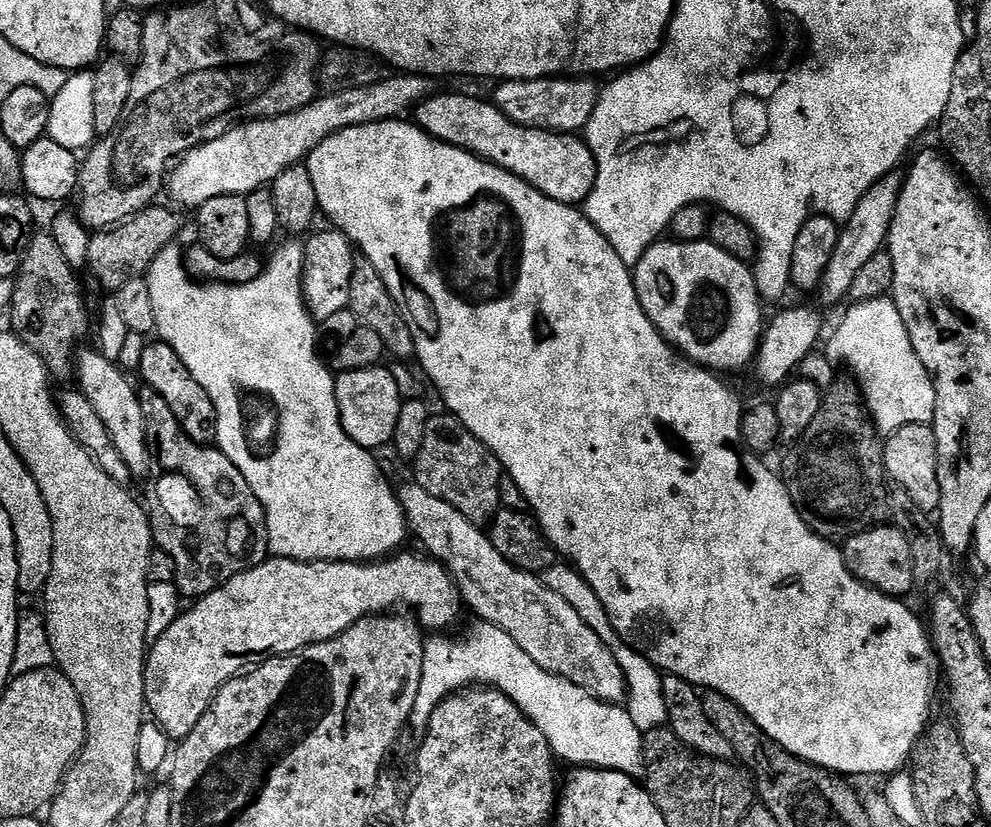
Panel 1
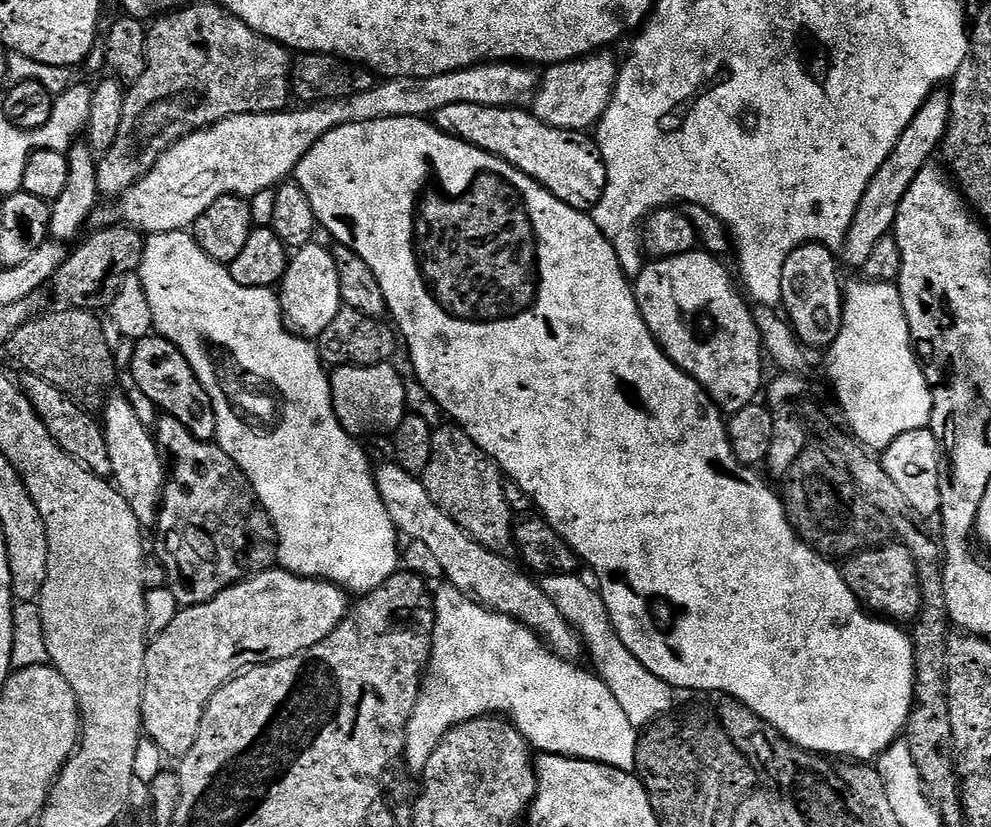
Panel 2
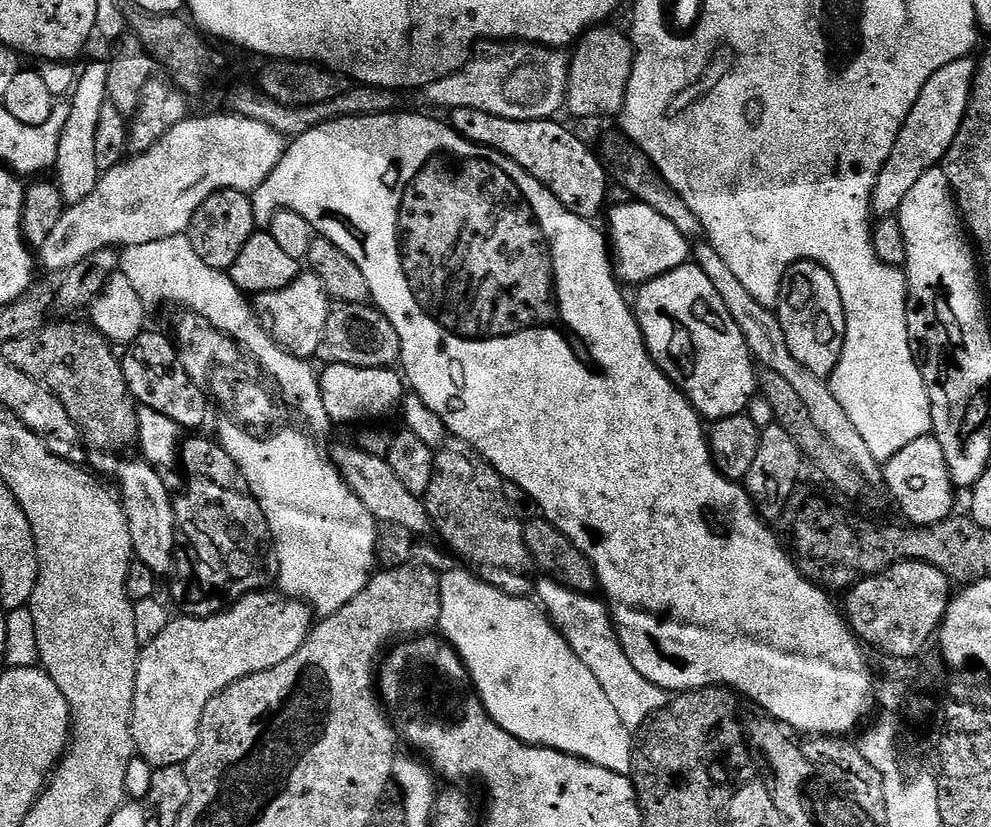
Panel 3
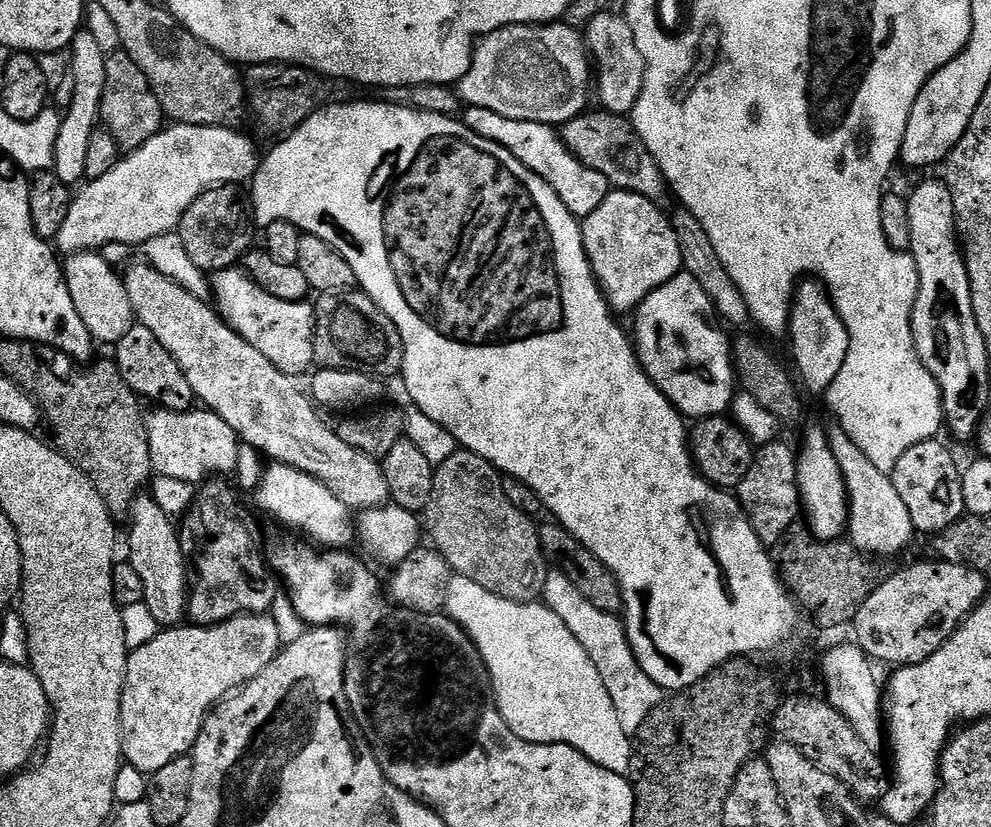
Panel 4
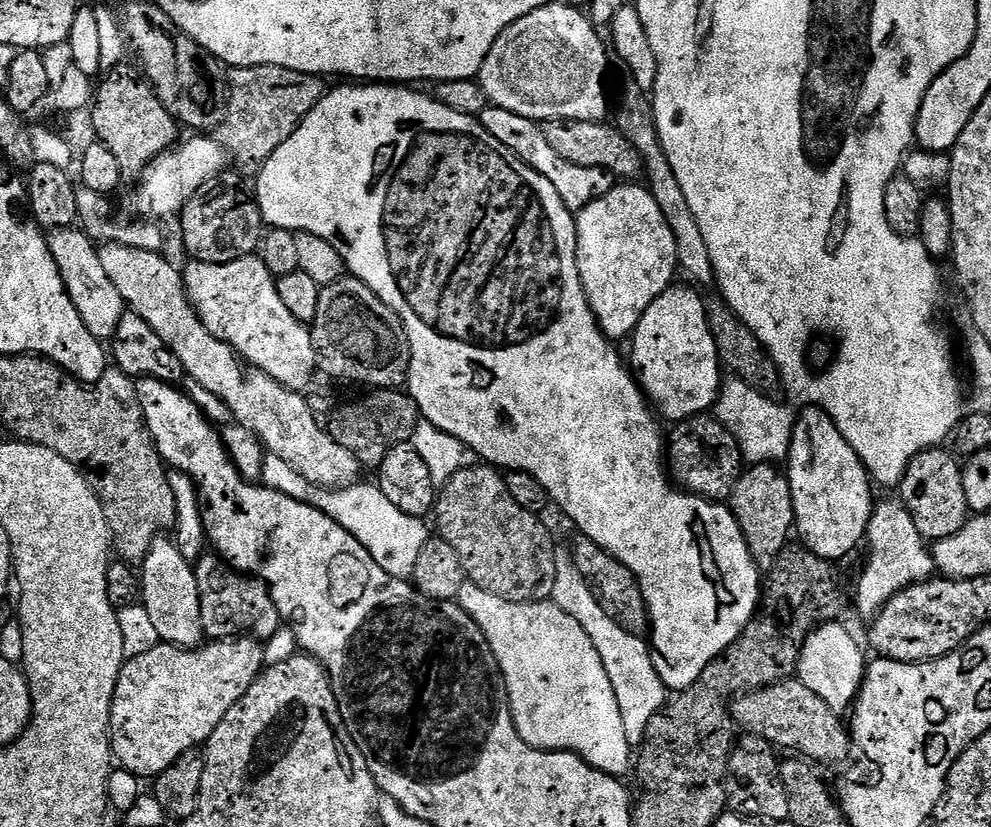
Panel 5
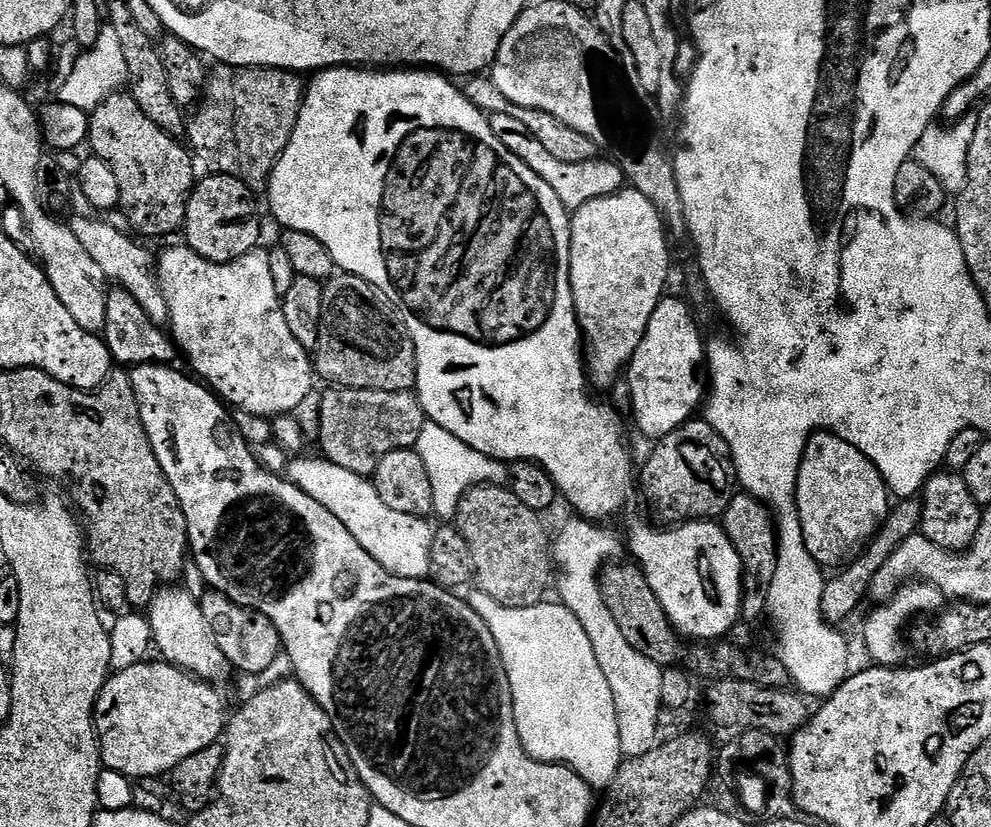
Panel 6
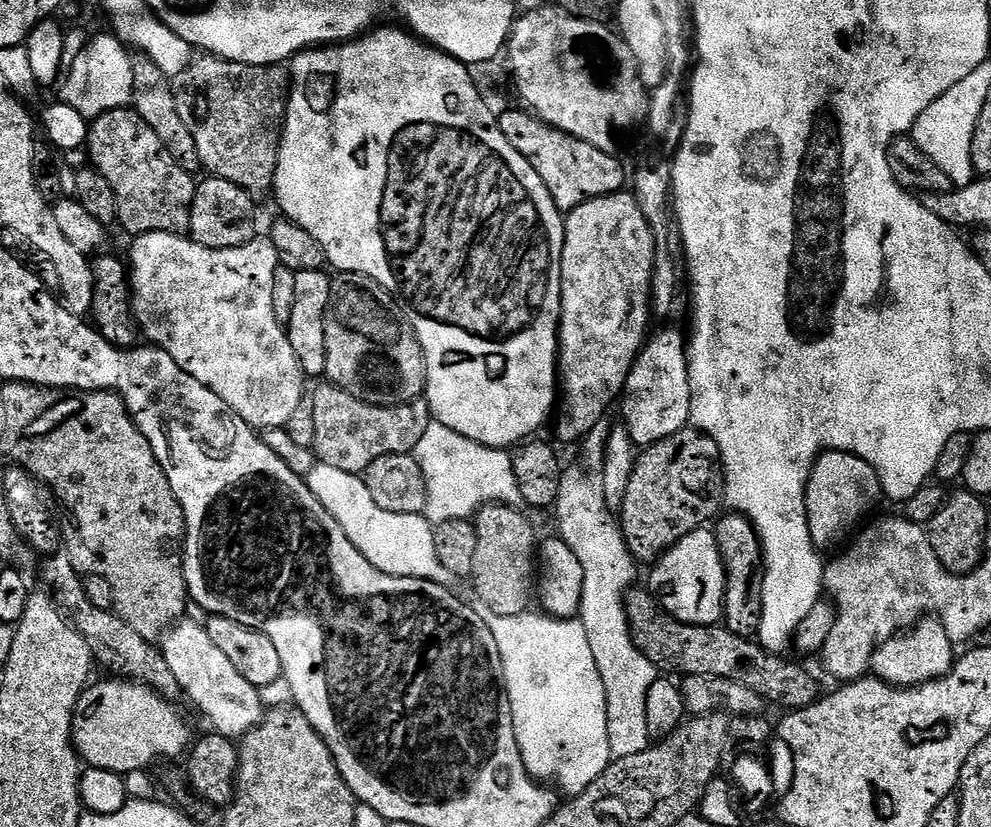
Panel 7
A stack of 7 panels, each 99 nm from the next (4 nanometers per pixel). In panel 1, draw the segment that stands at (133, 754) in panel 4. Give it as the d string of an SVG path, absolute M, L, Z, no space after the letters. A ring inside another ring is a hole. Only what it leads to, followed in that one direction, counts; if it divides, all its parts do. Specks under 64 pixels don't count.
M397 551L375 562L261 559L237 576L231 576L210 594L199 597L189 612L188 609L181 611L170 628L151 641L146 653L144 702L151 719L160 725L170 741L185 740L190 730L198 726L202 714L206 714L213 698L227 680L251 669L261 658L288 656L311 644L332 640L367 616L388 614L393 610L411 610L421 629L432 634L441 633L445 629L443 627L450 625L460 614L460 592L452 575L431 556L415 556L412 552L404 551Z

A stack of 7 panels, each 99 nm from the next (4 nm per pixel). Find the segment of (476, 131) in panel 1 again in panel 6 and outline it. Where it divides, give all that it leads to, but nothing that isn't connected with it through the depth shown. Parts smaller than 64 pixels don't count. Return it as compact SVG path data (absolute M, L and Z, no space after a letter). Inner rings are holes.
M494 113L488 116L488 121L490 130L498 138L498 142L502 142L502 146L506 146L510 154L522 158L522 162L526 162L526 166L530 166L530 170L534 170L534 174L538 174L538 178L542 178L542 182L546 182L546 186L550 186L550 190L558 194L562 206L568 209L569 213L586 206L586 202L594 202L594 198L609 196L625 187L626 181L622 170L611 158L562 162L561 159L554 158L517 119L510 118L504 113Z

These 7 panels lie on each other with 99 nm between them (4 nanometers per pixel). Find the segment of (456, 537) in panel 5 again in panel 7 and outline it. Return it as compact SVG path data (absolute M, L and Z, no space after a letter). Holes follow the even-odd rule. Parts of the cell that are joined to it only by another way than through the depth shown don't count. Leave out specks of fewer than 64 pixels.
M488 504L474 517L478 534L478 550L474 554L474 570L470 583L476 587L476 600L490 606L499 616L520 616L529 611L534 600L534 589L538 584L538 539L532 524L523 516L520 508L510 508L507 504Z

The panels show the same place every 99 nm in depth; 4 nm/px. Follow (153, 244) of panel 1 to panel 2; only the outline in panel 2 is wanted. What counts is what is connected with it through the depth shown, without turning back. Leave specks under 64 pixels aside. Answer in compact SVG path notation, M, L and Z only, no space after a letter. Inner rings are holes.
M123 222L100 226L95 231L93 236L83 237L84 245L77 252L69 251L67 258L60 263L60 269L52 275L50 284L56 287L61 305L89 310L111 309L121 284L140 267L144 257L145 233Z

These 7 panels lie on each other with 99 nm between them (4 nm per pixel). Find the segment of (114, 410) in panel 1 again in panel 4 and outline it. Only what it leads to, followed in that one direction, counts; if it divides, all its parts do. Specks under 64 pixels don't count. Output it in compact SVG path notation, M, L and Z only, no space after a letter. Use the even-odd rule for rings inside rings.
M148 494L137 499L130 519L132 533L128 536L127 559L134 570L138 570L142 586L146 586L144 604L150 608L160 626L179 625L188 611L189 571L184 562L177 525Z

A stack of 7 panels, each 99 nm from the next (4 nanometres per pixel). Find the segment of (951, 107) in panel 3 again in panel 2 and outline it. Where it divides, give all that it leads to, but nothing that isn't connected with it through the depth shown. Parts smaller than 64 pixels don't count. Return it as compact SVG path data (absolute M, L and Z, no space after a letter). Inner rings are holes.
M947 91L931 92L928 100L914 114L910 126L902 130L902 138L898 138L898 146L890 150L890 158L878 166L878 174L870 178L870 186L866 186L866 194L862 194L862 202L858 202L858 210L854 210L854 222L848 231L848 238L842 245L842 260L856 270L863 269L870 259L875 244L882 242L896 226L898 206L902 206L902 198L906 198L906 190L910 190L910 182L918 178L918 170L922 170L933 159L932 156L941 151L944 135L948 129L950 118L951 95Z

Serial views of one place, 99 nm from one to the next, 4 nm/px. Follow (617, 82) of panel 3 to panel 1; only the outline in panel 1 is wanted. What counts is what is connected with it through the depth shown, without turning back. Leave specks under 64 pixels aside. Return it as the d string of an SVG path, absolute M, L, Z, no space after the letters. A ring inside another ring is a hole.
M549 78L546 80L505 80L495 85L491 103L506 118L527 128L546 128L549 132L580 134L587 129L590 114L598 102L600 92L592 78Z

